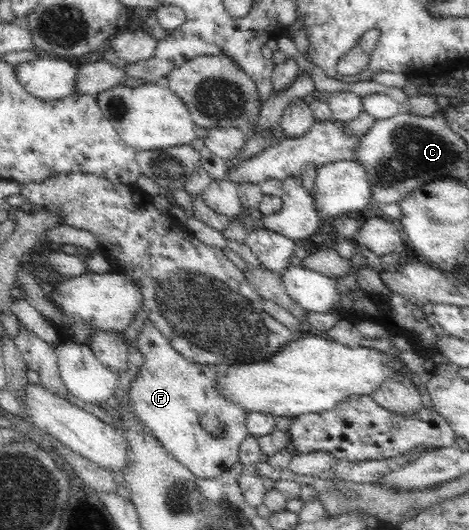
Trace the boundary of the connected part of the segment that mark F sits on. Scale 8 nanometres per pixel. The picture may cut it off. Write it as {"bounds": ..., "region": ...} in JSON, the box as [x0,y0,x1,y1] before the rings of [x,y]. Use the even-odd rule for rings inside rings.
{"bounds":[128,319,249,480],"region":[[[146,319],[144,323],[137,339],[131,342],[143,354],[144,361],[128,390],[130,411],[151,430],[151,434],[161,442],[161,446],[177,461],[187,466],[193,475],[202,480],[215,479],[224,471],[230,470],[238,461],[241,442],[249,436],[245,428],[247,412],[232,401],[225,399],[216,388],[216,375],[219,374],[219,367],[185,360],[181,354],[173,350],[169,341],[151,320]],[[204,414],[208,418],[217,418],[225,426],[221,437],[211,436],[201,427],[199,416]]]}

